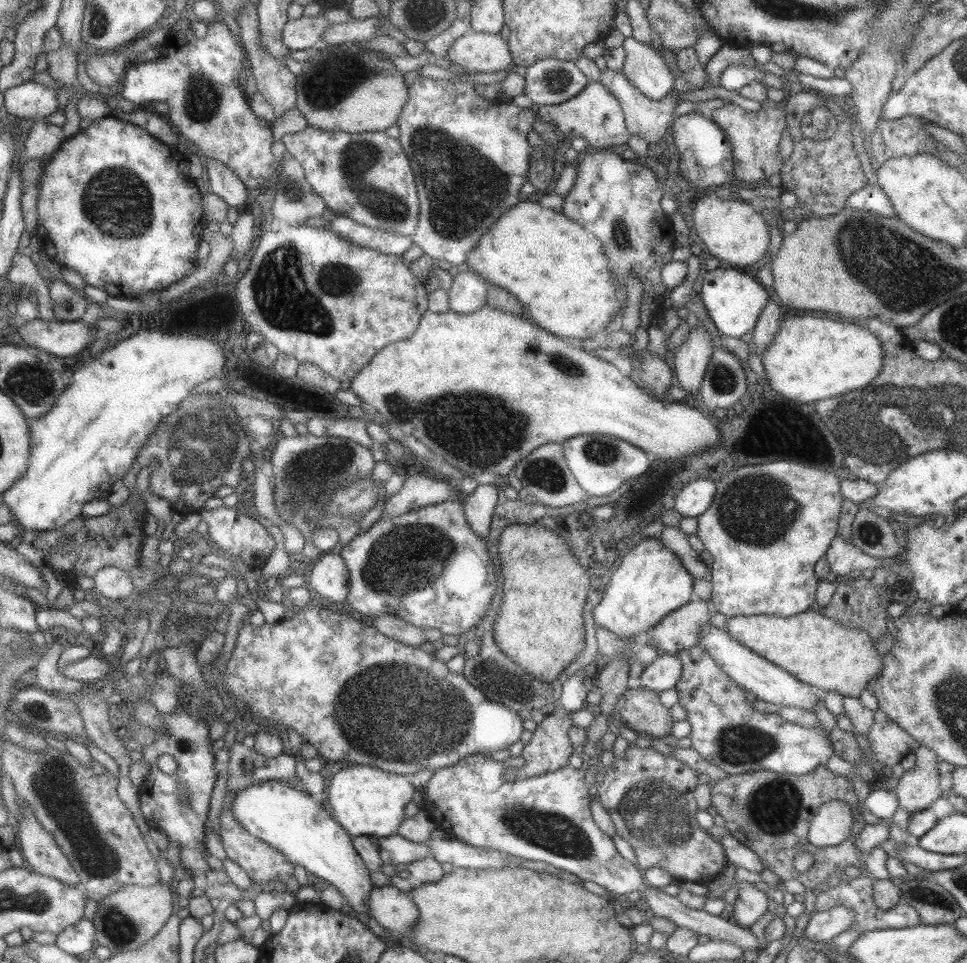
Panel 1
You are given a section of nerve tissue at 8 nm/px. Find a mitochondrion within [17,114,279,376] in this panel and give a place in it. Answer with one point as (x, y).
(121, 207)

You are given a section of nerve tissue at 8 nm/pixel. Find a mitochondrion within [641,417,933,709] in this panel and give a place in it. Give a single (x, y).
(760, 516)

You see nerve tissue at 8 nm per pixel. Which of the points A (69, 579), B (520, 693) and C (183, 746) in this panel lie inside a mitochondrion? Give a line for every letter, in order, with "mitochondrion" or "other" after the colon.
A: other
B: other
C: other

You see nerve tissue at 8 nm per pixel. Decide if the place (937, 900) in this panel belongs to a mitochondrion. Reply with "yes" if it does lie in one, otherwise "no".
yes

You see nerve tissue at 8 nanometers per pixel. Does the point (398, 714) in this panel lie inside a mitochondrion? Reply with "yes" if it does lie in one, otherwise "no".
yes

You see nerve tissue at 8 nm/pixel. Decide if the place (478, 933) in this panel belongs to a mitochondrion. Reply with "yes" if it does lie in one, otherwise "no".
no

